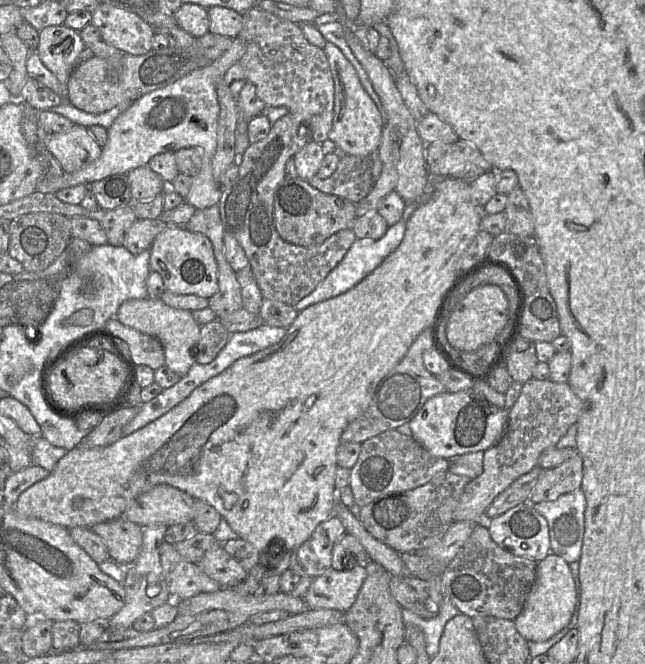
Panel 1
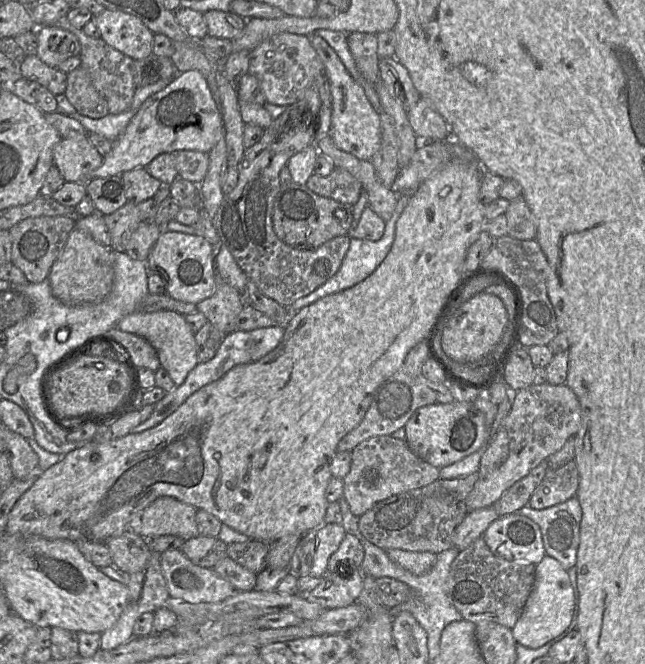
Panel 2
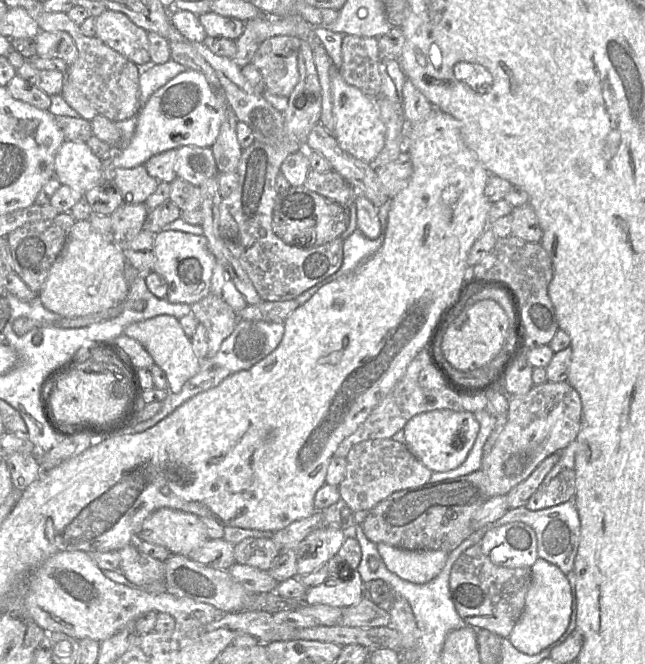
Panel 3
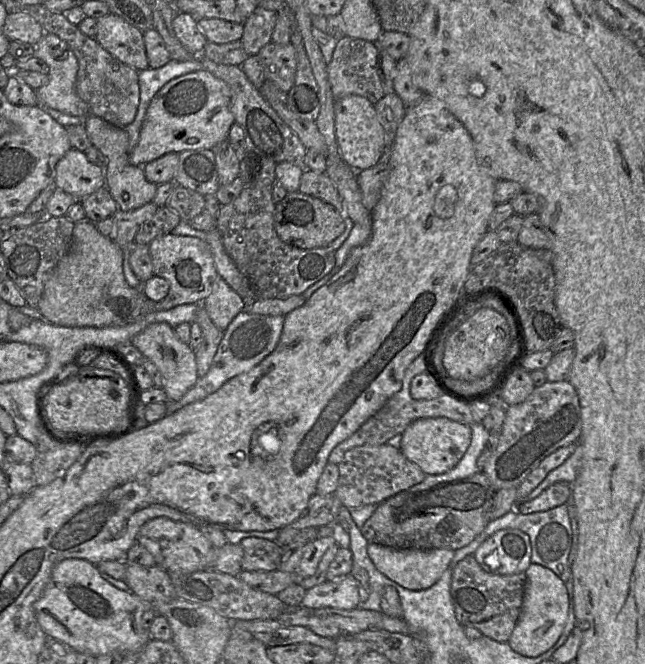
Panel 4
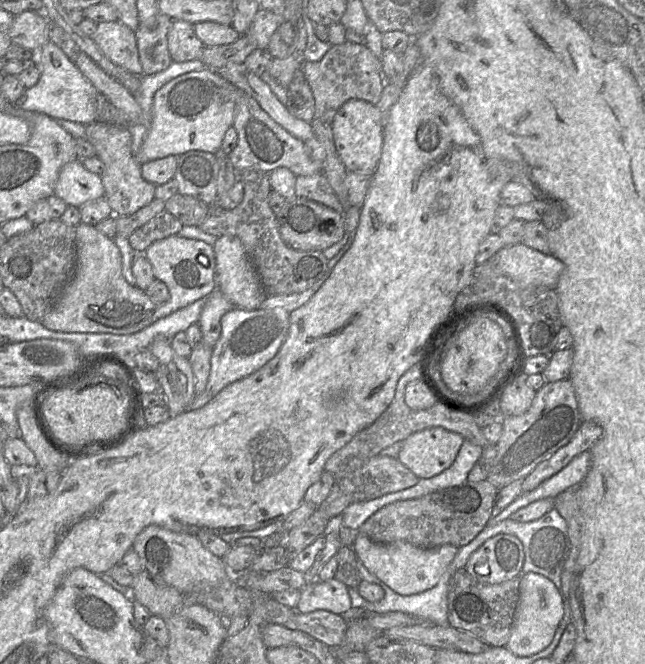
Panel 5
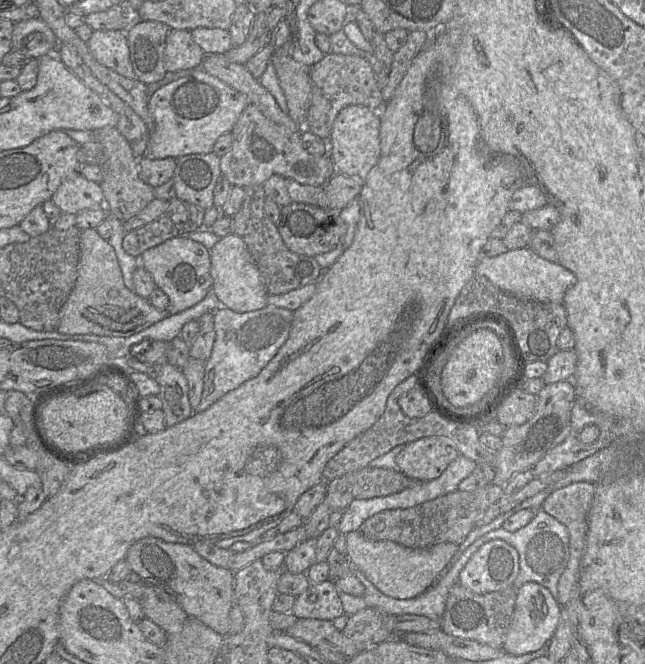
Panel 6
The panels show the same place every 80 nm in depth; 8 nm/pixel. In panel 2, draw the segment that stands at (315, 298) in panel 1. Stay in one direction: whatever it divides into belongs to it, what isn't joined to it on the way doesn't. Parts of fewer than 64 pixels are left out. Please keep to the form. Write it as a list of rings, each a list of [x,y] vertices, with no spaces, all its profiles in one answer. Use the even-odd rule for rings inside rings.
[[[398,195],[397,205],[393,211],[393,214],[389,220],[385,222],[385,229],[383,236],[377,241],[371,241],[367,239],[360,238],[351,238],[349,249],[347,250],[345,257],[342,261],[342,264],[339,270],[330,277],[326,282],[316,288],[314,291],[309,293],[308,295],[301,297],[295,300],[292,305],[288,308],[291,308],[291,313],[300,310],[301,308],[327,296],[330,294],[334,294],[336,292],[343,291],[347,288],[350,288],[357,283],[361,282],[365,278],[367,278],[374,270],[380,265],[380,263],[385,259],[388,252],[391,249],[394,236],[395,236],[395,225],[396,222],[401,215],[403,209],[406,207],[410,195]]]

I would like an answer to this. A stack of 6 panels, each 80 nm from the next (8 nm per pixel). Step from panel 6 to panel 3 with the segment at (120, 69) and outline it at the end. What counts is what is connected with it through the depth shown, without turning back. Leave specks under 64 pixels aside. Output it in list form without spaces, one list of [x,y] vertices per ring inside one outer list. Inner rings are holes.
[[[106,9],[95,18],[95,37],[115,50],[140,68],[149,66],[149,41],[148,32],[135,25],[125,14]]]

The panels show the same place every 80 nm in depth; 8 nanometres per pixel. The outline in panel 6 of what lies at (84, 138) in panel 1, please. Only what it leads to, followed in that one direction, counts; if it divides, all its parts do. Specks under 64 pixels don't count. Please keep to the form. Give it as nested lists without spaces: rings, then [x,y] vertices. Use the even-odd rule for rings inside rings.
[[[80,169],[62,181],[51,200],[62,213],[77,214],[85,209],[104,206],[100,185],[84,178]]]

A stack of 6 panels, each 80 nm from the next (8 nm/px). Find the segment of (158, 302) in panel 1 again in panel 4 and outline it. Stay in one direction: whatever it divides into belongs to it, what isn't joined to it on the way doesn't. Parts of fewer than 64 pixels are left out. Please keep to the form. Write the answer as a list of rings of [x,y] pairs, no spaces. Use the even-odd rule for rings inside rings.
[[[164,322],[150,324],[135,335],[131,343],[160,371],[163,379],[162,389],[168,401],[178,401],[196,383],[198,376],[195,353],[188,344],[179,340],[174,328],[169,324]]]

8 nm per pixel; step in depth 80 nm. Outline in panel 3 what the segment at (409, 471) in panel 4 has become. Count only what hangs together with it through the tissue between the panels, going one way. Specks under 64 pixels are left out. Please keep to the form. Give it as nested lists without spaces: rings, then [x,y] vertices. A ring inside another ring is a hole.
[[[392,438],[362,441],[350,449],[346,460],[345,475],[338,488],[341,499],[353,513],[369,511],[400,490],[423,486],[432,475],[432,471],[416,458],[406,443]]]

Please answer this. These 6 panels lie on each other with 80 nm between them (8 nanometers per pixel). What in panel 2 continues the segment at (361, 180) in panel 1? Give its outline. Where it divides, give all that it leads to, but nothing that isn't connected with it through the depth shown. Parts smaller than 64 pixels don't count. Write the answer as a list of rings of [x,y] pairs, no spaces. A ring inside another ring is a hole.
[[[339,167],[327,176],[313,173],[305,184],[318,195],[349,205],[358,201],[363,190],[361,183],[350,172]]]

